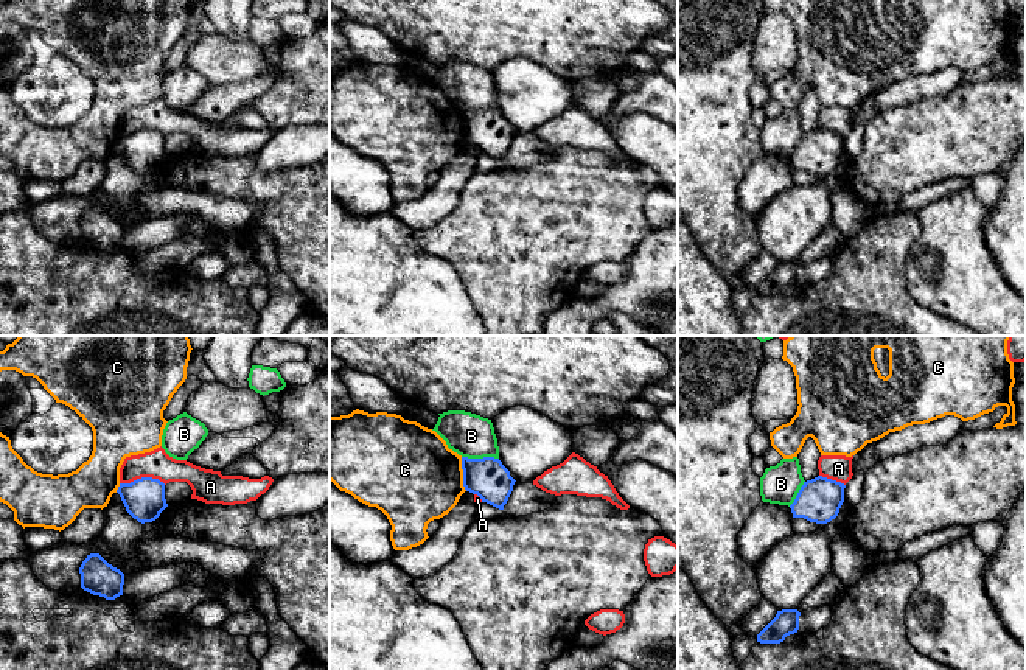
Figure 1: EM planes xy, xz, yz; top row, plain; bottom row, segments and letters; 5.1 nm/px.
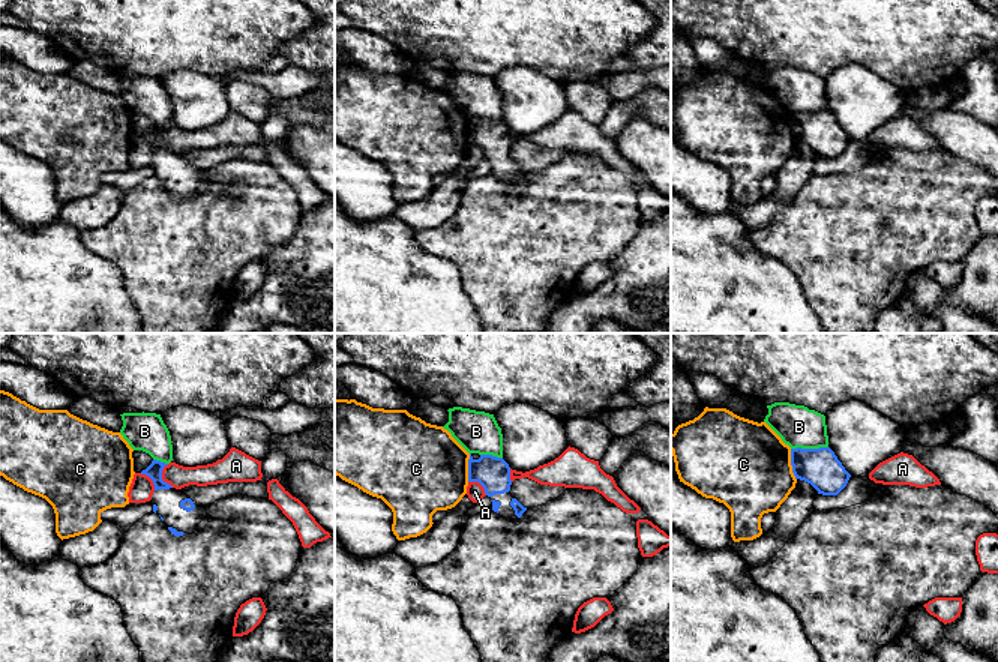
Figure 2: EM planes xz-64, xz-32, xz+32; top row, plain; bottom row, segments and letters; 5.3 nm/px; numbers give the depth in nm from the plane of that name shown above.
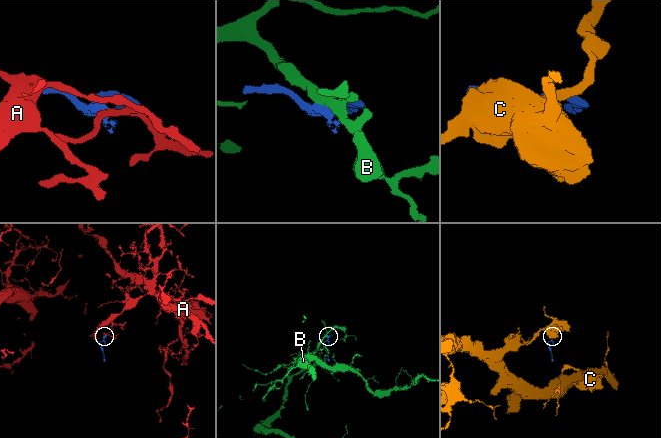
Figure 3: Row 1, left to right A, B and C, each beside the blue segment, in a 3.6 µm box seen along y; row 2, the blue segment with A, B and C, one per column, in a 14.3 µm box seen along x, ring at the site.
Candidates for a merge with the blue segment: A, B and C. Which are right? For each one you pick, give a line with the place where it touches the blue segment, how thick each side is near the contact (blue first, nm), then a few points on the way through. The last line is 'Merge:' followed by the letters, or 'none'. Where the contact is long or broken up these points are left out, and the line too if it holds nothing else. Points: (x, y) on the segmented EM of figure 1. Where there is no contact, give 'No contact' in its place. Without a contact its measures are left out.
Merge: none

